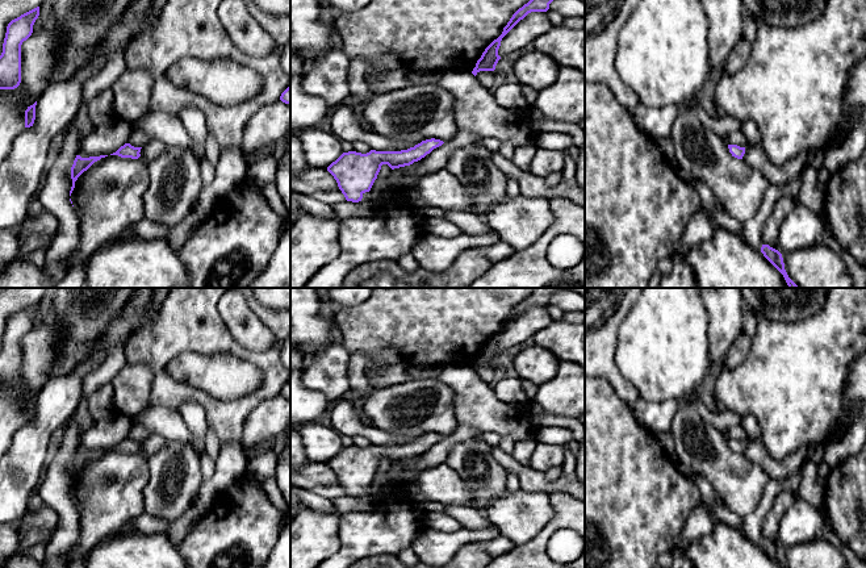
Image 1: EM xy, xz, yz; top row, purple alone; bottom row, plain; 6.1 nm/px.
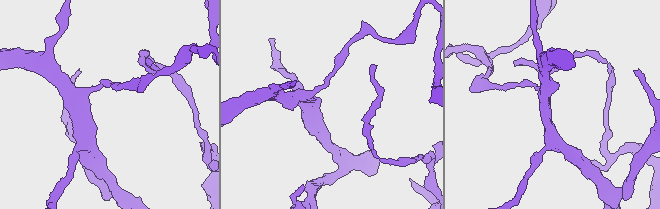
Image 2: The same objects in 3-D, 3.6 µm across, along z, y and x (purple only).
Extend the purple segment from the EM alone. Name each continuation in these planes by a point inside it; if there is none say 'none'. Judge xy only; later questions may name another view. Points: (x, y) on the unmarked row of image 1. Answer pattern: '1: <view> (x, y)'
none

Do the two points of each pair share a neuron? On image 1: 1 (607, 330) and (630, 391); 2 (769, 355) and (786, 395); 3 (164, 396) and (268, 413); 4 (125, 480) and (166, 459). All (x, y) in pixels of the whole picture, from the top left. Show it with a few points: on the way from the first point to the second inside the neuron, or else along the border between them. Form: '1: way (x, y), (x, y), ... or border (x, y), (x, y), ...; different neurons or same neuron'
1: way (607, 345), (607, 368), (615, 376); same neuron
2: way (778, 364), (786, 372), (786, 385); same neuron
3: border (276, 395), (264, 399), (247, 416), (242, 439); different neurons
4: border (149, 456), (149, 481), (143, 497); different neurons

